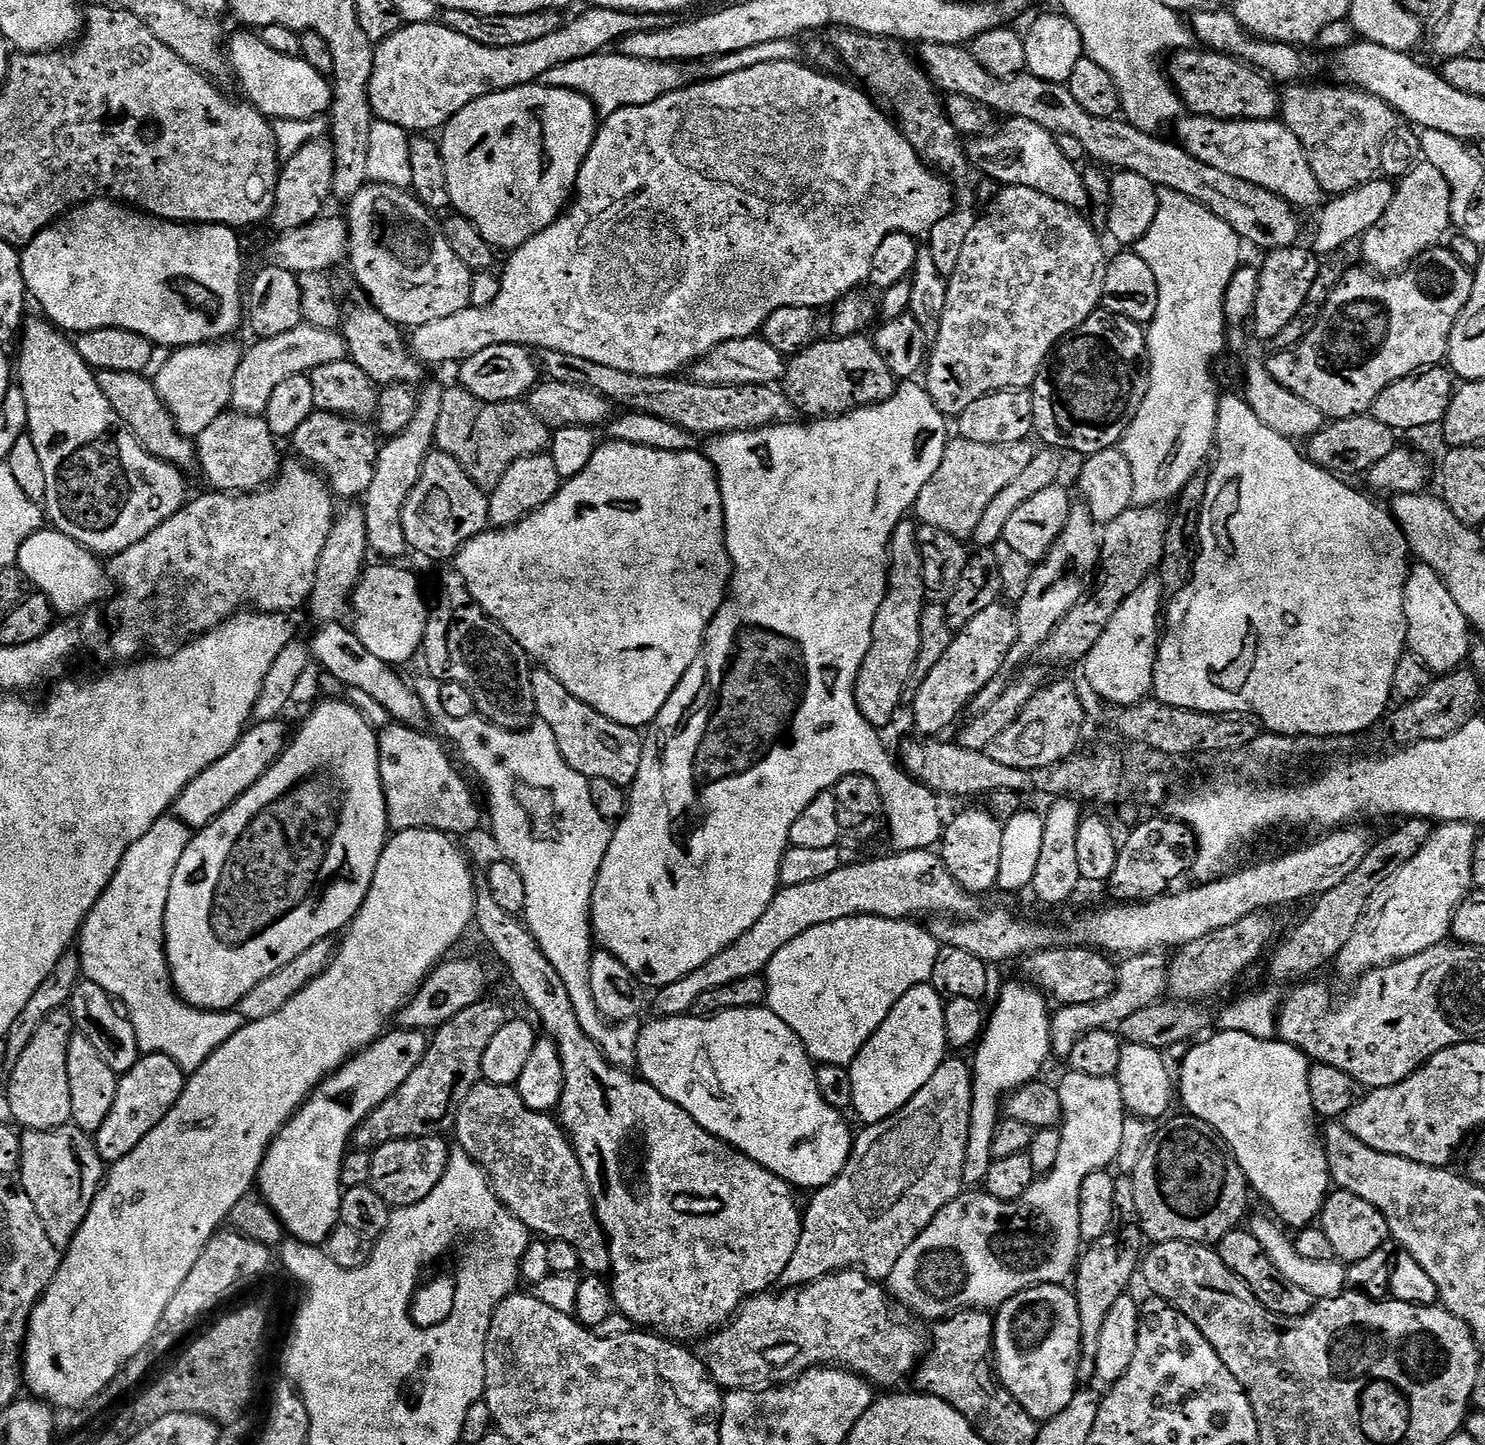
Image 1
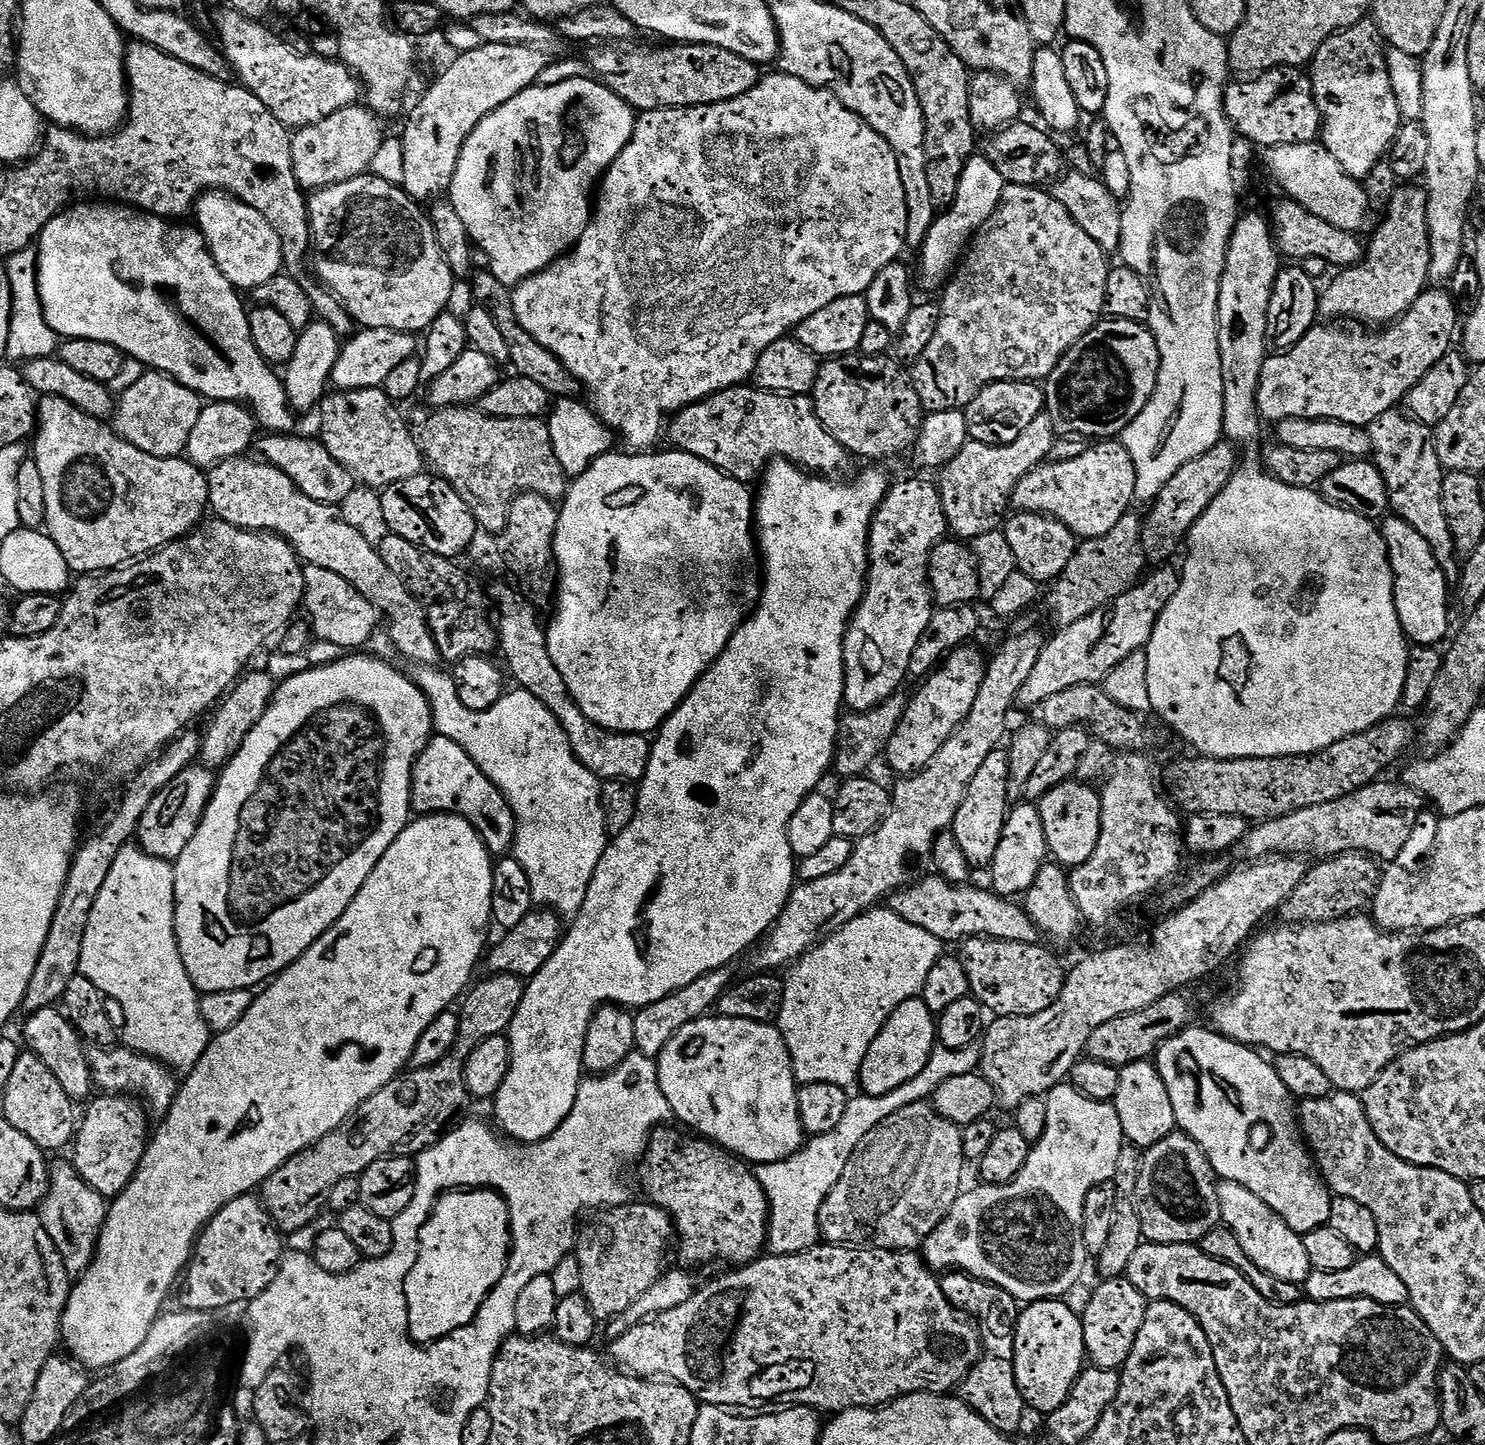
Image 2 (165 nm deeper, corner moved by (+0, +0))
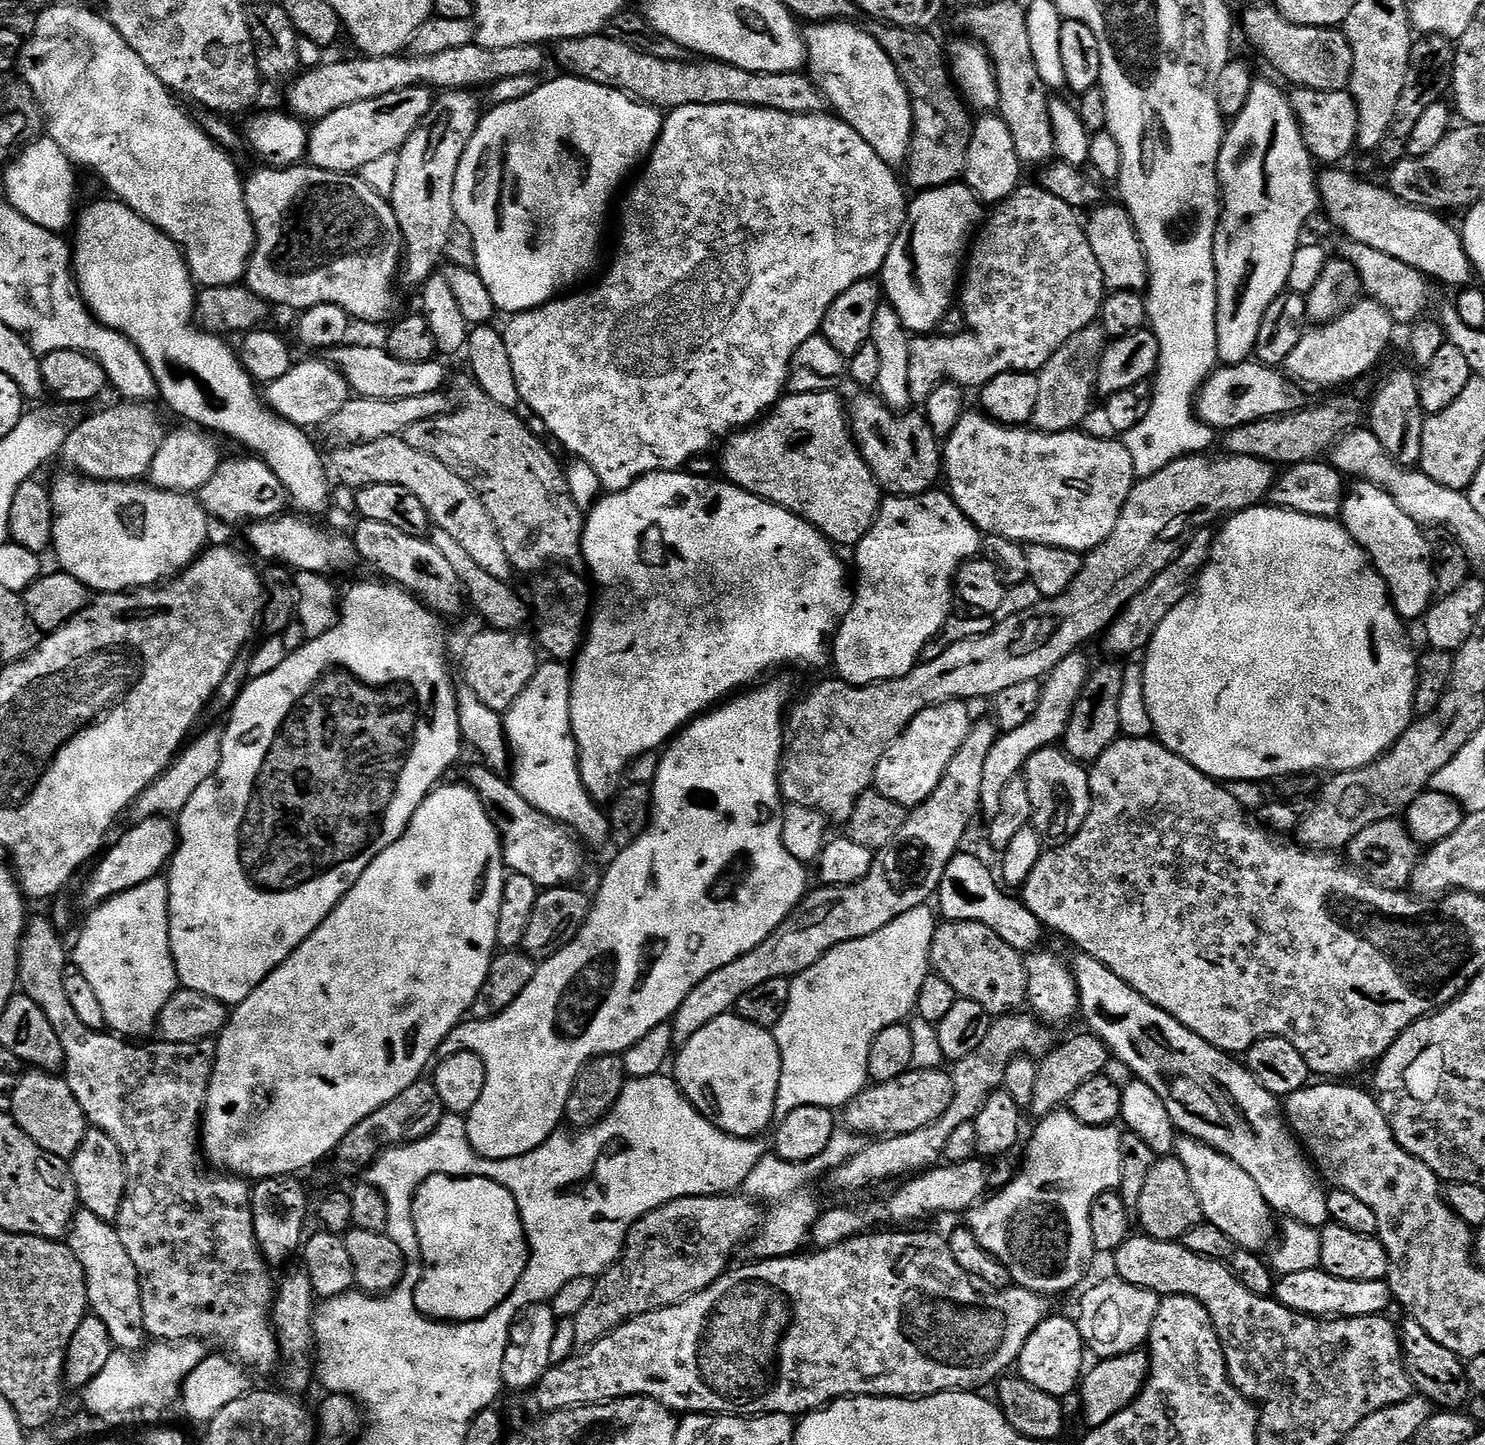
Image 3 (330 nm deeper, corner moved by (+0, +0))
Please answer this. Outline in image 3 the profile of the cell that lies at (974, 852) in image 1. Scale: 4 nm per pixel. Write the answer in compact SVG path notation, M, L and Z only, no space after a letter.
M1083 651L1071 652L1054 671L1049 672L1040 689L1040 702L1038 710L1018 730L997 735L994 747L990 749L990 755L986 758L986 767L982 770L982 794L980 795L980 812L985 817L991 818L998 814L1002 793L1006 786L1018 775L1027 764L1028 759L1038 750L1059 745L1066 734L1067 724L1071 720L1072 711L1084 690L1087 682L1090 665L1084 657Z

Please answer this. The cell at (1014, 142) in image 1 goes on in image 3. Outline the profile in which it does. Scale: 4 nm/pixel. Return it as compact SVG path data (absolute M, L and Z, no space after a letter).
M1104 202L1091 209L1087 216L1084 233L1090 242L1090 250L1094 250L1094 258L1098 258L1105 289L1114 292L1143 293L1148 286L1148 263L1144 257L1140 235L1136 233L1130 214L1119 203Z

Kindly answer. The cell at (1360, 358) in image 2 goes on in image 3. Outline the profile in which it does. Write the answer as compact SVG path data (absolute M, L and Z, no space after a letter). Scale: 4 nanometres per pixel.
M1259 362L1230 364L1217 367L1201 386L1200 395L1196 397L1196 411L1200 421L1209 428L1227 430L1297 411L1301 403L1299 391L1301 389L1279 367Z

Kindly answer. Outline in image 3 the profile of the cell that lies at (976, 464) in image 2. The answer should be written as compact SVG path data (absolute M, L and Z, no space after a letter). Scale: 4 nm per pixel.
M1099 323L1092 324L1086 330L1078 330L1074 338L1060 347L1046 362L1046 366L1038 373L1038 406L1034 406L1034 414L1030 421L1031 427L1037 432L1071 432L1079 429L1089 411L1094 407L1092 396L1097 395L1096 379L1098 378L1098 366L1106 347L1106 337Z

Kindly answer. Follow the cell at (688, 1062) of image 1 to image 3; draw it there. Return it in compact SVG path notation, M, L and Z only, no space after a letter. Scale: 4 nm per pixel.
M729 1014L714 1018L675 1053L674 1079L682 1094L718 1130L740 1140L763 1137L777 1119L776 1099L782 1058L775 1035L754 1022Z

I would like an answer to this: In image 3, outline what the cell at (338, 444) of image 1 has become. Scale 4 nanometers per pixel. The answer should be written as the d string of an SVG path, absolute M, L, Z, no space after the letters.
M243 455L234 460L221 459L218 470L214 470L210 477L210 482L200 488L198 499L208 511L209 517L213 521L225 520L228 524L243 525L245 522L257 520L275 520L277 516L285 515L289 498L274 470L270 470L268 463L255 455Z

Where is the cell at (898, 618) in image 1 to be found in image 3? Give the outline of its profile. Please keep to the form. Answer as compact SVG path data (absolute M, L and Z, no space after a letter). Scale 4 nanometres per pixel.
M931 490L922 493L920 496L889 495L887 499L881 503L880 512L872 524L872 529L862 537L859 544L855 545L856 572L854 568L852 608L845 614L844 620L840 624L840 629L836 631L836 635L831 641L830 660L834 668L836 664L835 675L856 688L865 688L867 684L877 684L878 682L893 680L894 678L902 678L906 674L910 674L910 670L914 670L916 665L921 663L920 655L926 646L926 642L930 642L930 638L934 638L934 634L938 634L938 630L942 630L942 626L953 615L952 604L954 605L954 581L956 571L958 571L967 560L975 560L981 555L982 533L980 529L977 528L974 522L970 522L970 518L966 518L966 514L962 514L962 510L952 501L952 497L947 491L938 491L939 490Z

